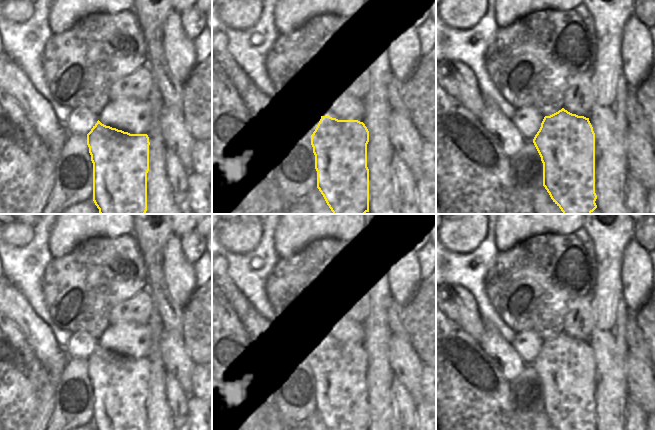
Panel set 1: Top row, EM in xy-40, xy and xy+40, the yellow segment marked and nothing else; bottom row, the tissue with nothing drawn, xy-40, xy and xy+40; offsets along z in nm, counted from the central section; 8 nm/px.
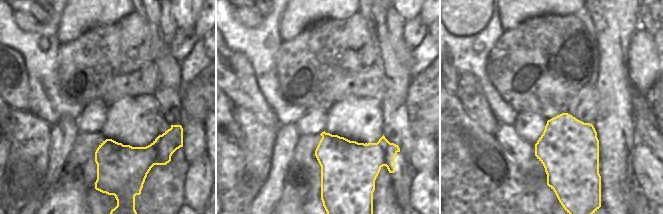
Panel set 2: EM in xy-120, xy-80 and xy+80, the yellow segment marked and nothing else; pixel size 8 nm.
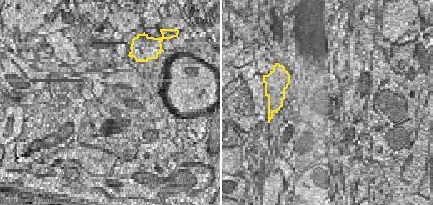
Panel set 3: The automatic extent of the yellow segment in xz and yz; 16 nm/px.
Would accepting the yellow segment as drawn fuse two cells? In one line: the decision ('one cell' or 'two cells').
two cells

